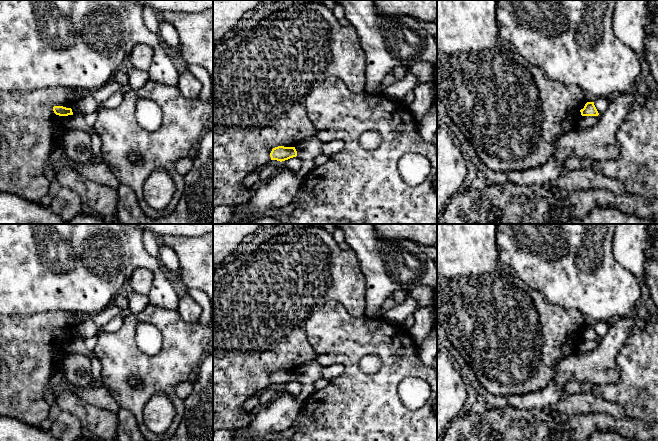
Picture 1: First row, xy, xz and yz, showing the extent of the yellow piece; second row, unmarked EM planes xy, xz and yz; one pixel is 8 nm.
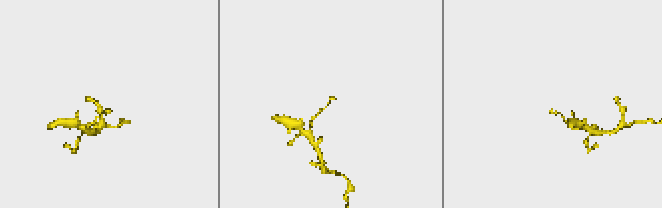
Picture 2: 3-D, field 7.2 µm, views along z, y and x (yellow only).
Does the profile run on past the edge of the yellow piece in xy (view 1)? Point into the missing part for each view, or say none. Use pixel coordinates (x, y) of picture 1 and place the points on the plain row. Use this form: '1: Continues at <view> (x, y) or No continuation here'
1: No continuation here

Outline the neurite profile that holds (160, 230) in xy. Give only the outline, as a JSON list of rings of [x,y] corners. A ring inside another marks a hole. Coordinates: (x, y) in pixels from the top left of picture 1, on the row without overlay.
[[[132,224],[138,231],[151,231],[157,238],[167,235],[198,237],[213,232],[213,224]]]

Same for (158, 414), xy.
[[[154,395],[143,409],[143,422],[150,431],[161,434],[170,427],[175,413],[173,403],[166,395]]]

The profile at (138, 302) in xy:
[[[135,291],[129,294],[127,299],[129,302],[128,308],[134,315],[141,313],[150,304],[148,294],[140,294]]]

